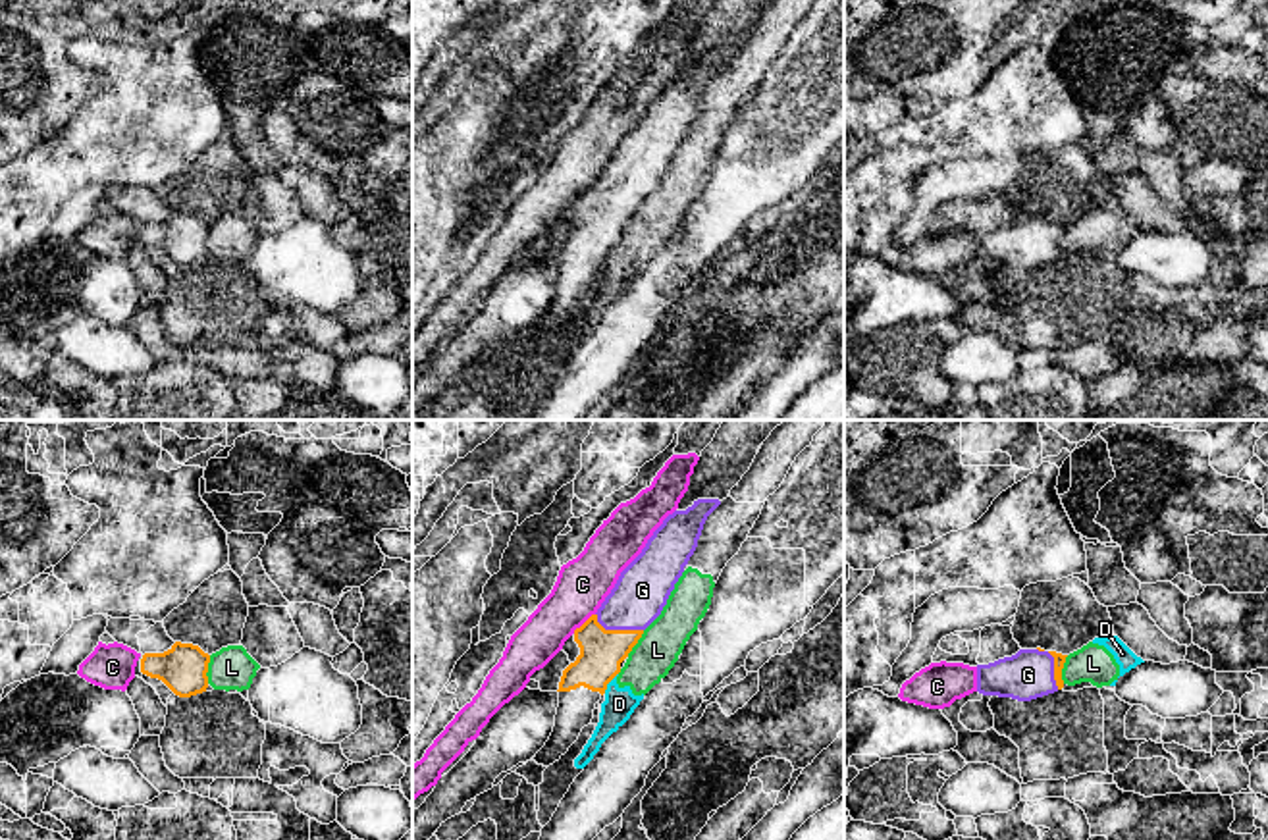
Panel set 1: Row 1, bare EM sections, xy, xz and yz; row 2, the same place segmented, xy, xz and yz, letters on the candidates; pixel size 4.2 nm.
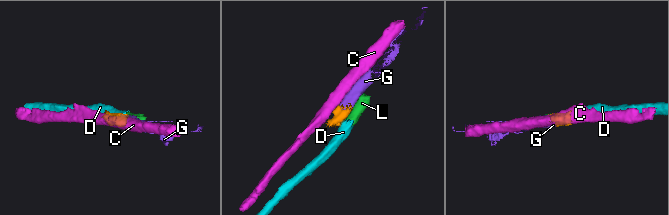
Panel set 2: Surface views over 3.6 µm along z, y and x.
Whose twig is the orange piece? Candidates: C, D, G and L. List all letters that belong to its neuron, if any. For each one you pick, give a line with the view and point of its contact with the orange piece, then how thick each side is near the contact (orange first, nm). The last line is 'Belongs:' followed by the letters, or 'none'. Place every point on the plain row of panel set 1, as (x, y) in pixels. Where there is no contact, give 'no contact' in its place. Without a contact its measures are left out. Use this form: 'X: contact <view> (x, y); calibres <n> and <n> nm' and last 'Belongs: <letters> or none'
G: contact xz (617, 199); calibres 190 and 220 nm
Belongs: G

